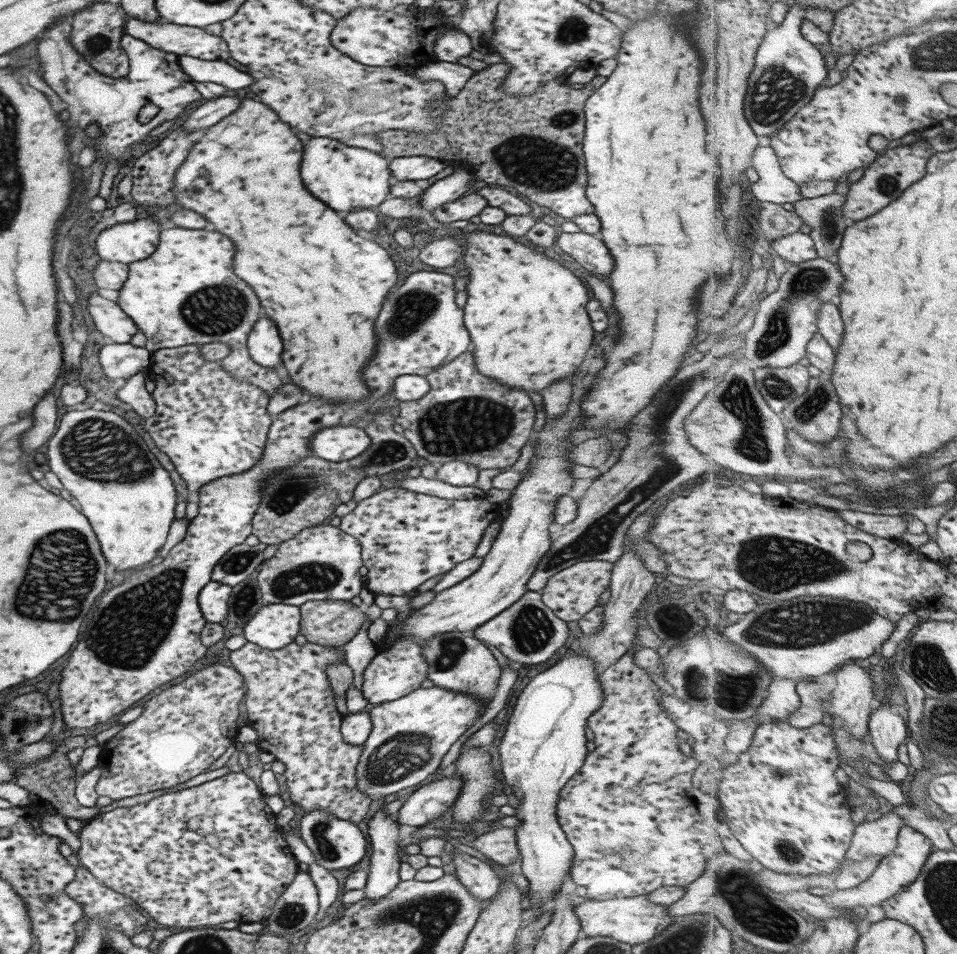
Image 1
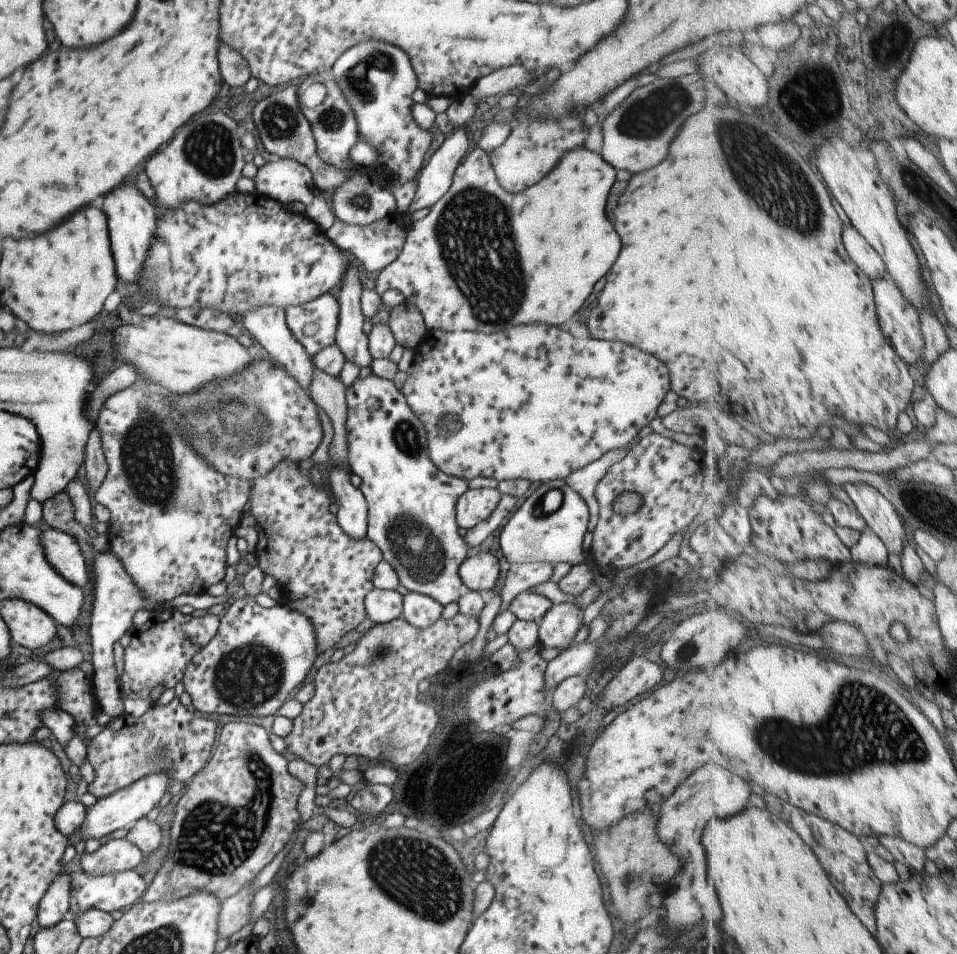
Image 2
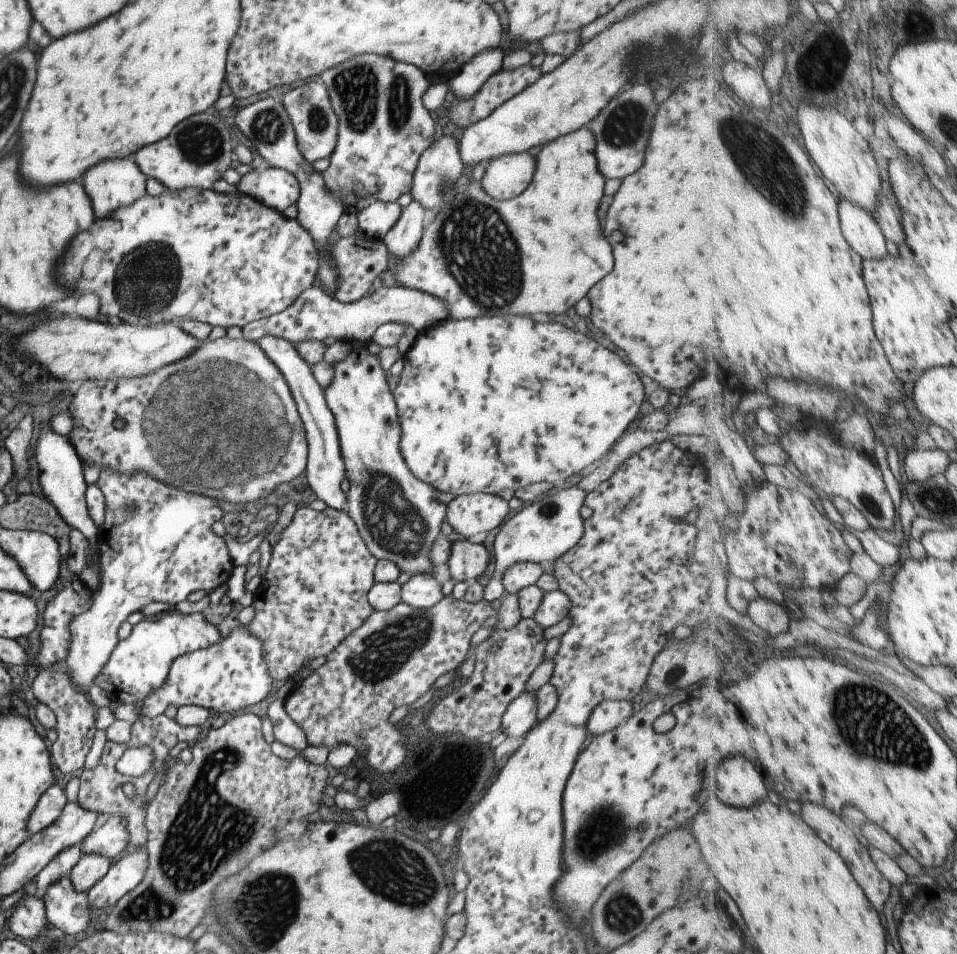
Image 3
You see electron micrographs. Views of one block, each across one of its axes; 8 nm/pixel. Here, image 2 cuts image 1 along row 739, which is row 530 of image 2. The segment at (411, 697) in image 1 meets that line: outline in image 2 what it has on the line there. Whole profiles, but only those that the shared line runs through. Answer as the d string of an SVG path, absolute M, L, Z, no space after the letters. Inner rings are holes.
M370 373L363 380L357 378L345 392L347 463L351 473L361 479L358 490L366 501L368 540L379 549L383 562L393 568L405 590L425 594L442 607L449 602L457 603L463 591L457 568L467 558L469 546L457 534L459 526L454 511L457 500L468 490L469 481L445 475L431 463L424 425L409 409L405 396L395 389L391 381Z

